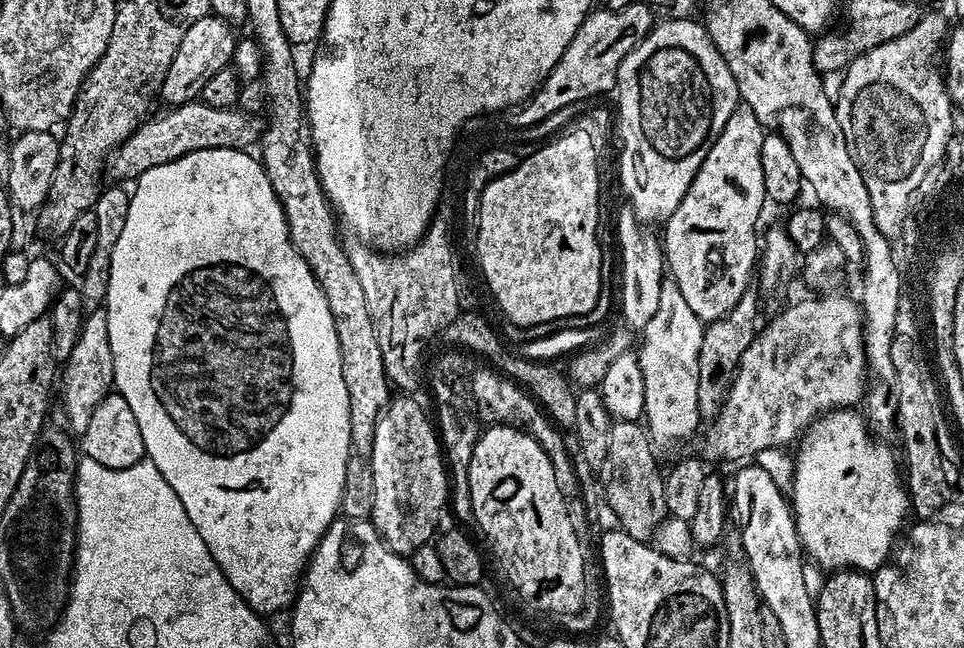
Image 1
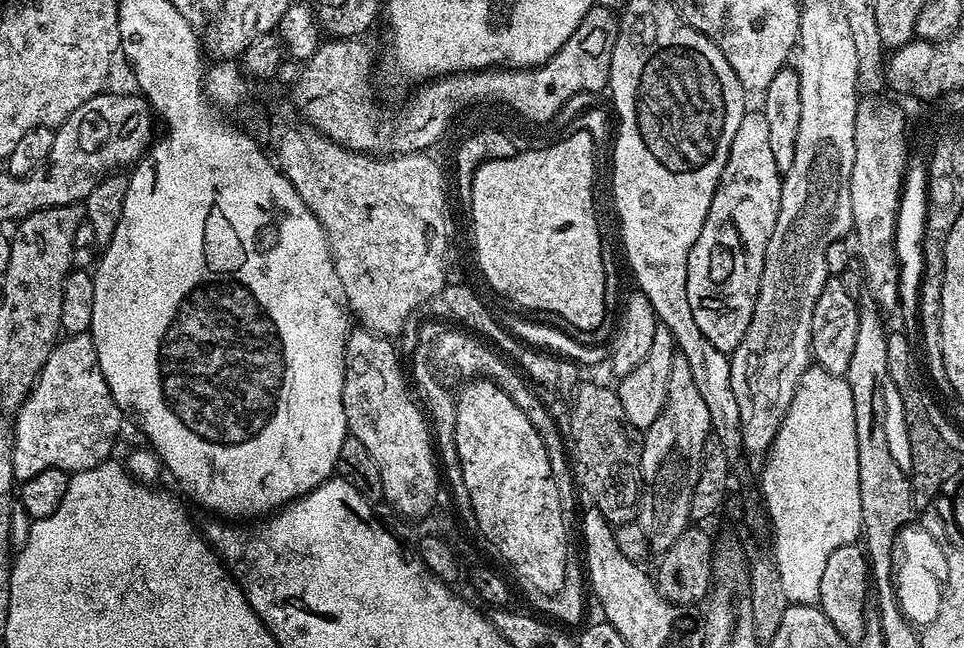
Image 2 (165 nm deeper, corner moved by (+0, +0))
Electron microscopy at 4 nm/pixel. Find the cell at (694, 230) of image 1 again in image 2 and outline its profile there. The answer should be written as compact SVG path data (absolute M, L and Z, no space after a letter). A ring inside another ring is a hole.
M760 110L745 111L742 122L738 122L738 134L734 134L726 166L706 214L706 222L698 234L698 242L694 242L690 250L686 278L686 294L690 298L690 310L694 310L694 322L698 322L698 330L702 330L702 334L706 334L706 338L710 338L712 345L720 352L731 354L742 342L746 326L750 326L760 289L766 246L780 209L781 183L782 174L770 150L770 129L764 113Z

